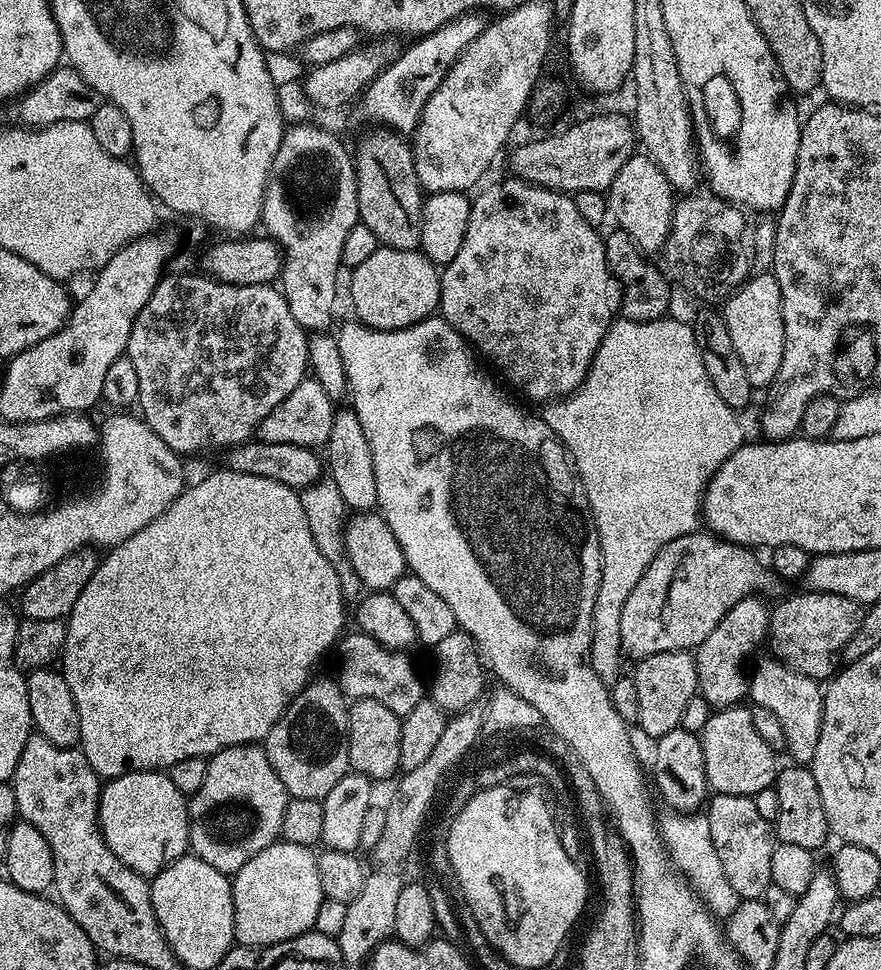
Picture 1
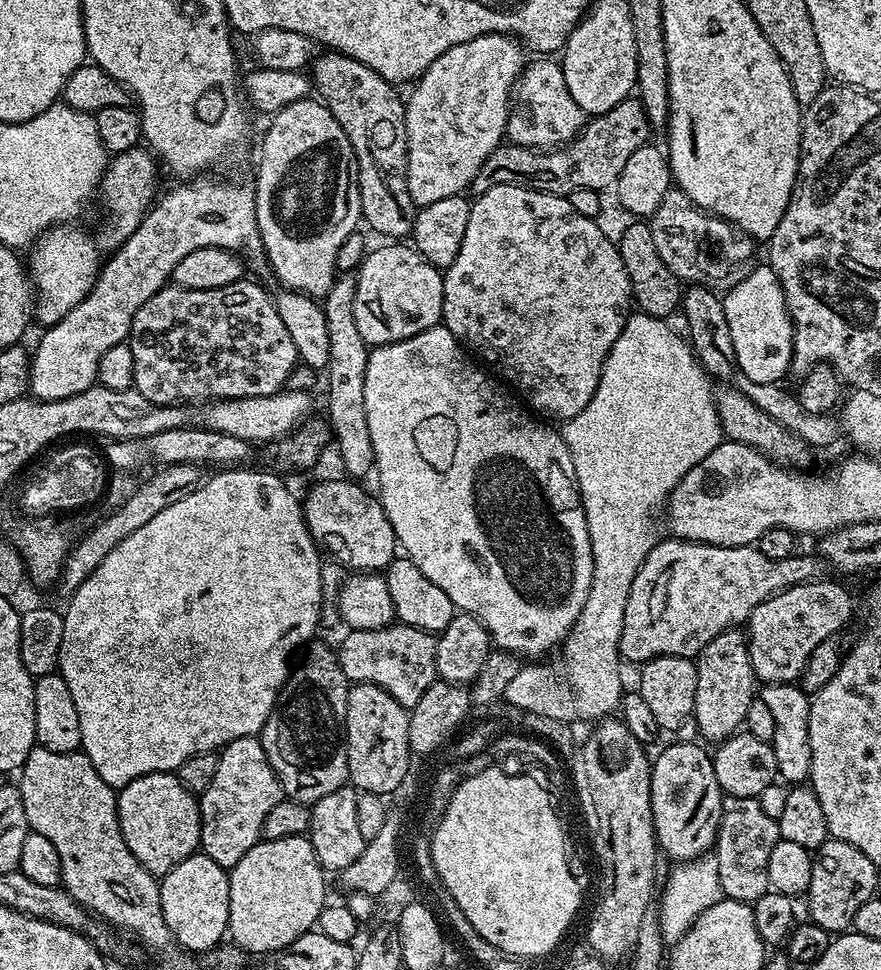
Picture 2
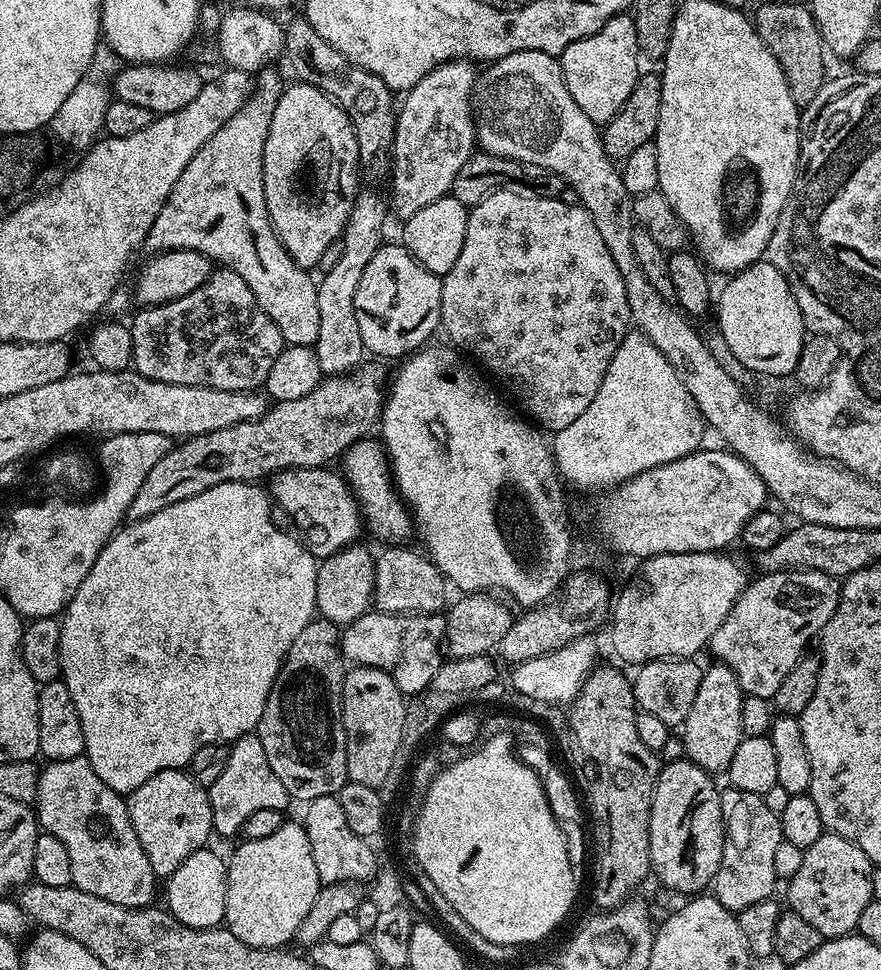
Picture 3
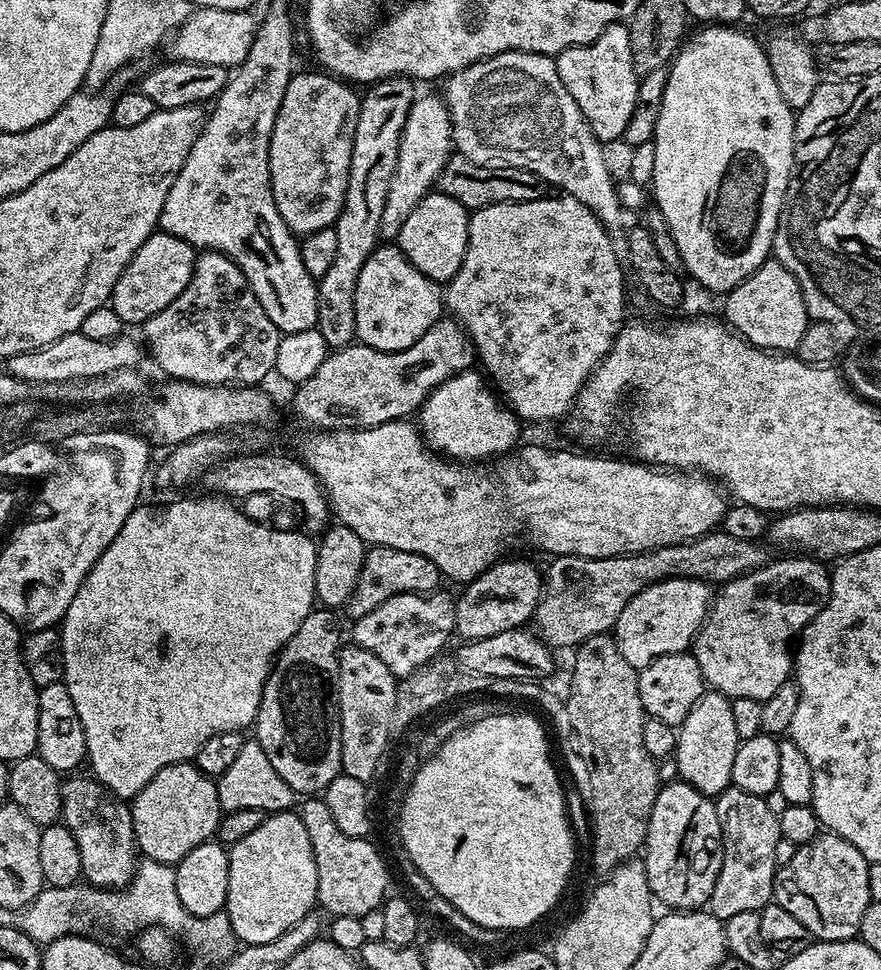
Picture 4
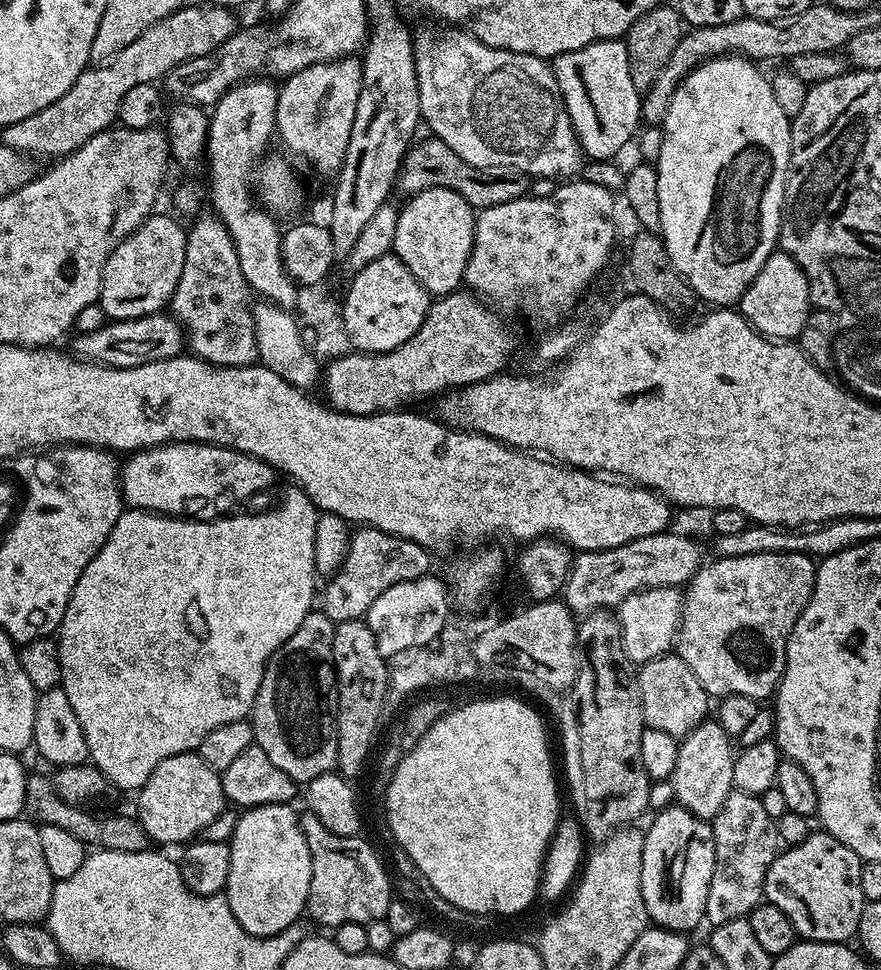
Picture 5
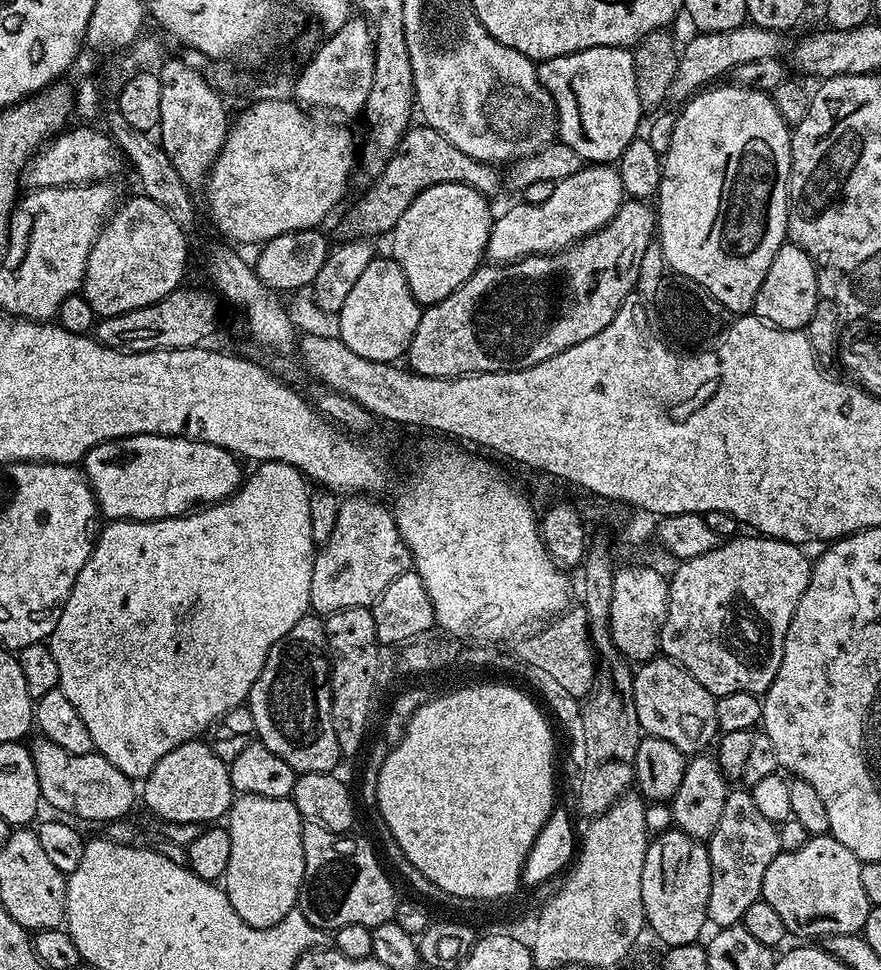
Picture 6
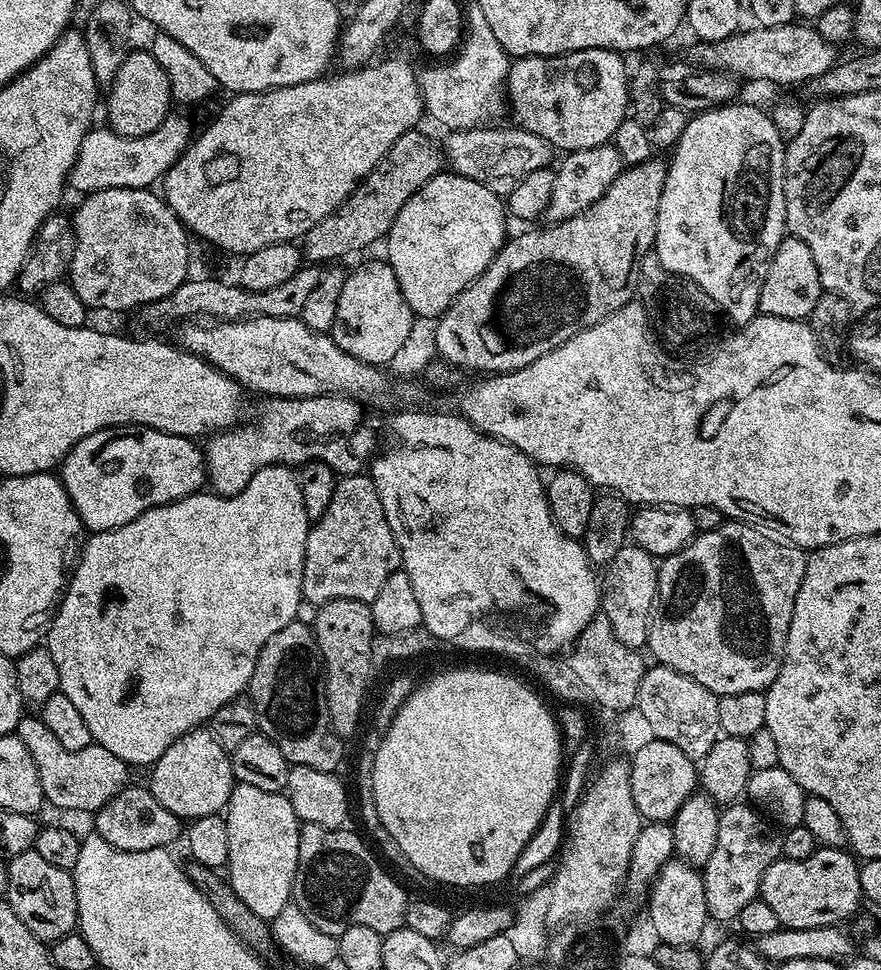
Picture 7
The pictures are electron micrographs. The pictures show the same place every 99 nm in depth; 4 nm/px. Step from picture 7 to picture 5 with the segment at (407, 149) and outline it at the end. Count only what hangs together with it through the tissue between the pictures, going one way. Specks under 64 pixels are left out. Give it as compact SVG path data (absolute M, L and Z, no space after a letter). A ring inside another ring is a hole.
M435 138L427 139L413 143L400 164L398 188L399 191L405 192L405 197L417 196L422 190L445 188L454 190L454 194L462 194L462 198L466 198L466 202L472 209L479 210L521 200L522 197L529 195L530 178L525 172L489 170L470 166L470 162L462 162L462 158L458 158L458 154L454 154L454 150L446 146L446 142Z

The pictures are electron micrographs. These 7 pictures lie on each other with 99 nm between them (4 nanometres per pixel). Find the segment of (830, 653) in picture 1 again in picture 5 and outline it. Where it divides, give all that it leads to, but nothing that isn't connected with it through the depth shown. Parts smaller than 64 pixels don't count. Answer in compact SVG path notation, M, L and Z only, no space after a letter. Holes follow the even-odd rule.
M771 552L770 554L742 554L709 559L693 574L682 592L680 631L675 651L694 670L694 678L702 682L709 697L746 694L757 702L775 693L780 685L786 662L786 642L794 622L802 614L816 581L817 561L802 552Z

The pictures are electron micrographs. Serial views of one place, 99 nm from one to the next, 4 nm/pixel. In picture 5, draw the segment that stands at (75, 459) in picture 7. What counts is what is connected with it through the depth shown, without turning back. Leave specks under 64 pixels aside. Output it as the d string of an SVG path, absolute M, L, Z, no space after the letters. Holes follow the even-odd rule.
M160 444L156 448L145 448L133 452L123 461L119 469L122 481L122 495L128 508L143 508L145 512L155 512L177 518L199 518L215 520L229 515L235 504L264 492L278 479L277 473L266 462L232 448L217 444Z

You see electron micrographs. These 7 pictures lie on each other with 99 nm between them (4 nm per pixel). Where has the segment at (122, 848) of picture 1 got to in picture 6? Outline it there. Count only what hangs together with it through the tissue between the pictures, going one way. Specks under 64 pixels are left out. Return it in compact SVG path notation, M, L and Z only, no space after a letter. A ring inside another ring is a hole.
M200 738L170 750L170 754L166 754L166 758L162 758L162 762L158 762L158 766L154 766L154 770L150 770L150 774L143 781L142 787L144 787L142 800L144 796L145 806L154 815L161 816L161 821L169 824L198 822L205 826L211 825L213 822L219 821L216 820L219 816L220 819L227 817L228 809L232 807L234 799L228 764L222 758L218 758L218 754L214 754L214 750L210 750L208 743Z

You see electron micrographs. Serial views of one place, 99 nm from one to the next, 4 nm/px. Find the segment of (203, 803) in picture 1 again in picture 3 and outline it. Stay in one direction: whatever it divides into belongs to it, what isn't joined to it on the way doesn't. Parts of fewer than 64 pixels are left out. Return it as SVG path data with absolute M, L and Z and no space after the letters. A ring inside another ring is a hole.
M249 734L231 741L228 748L228 761L218 774L218 778L208 788L210 810L212 811L212 831L219 836L236 836L240 827L258 810L284 810L290 804L286 786L282 786L278 774L270 770L270 761L259 736Z

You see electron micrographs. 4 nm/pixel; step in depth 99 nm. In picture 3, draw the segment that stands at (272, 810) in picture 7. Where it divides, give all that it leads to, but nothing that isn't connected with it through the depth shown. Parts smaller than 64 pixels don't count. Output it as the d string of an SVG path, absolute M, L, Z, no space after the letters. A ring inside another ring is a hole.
M285 822L274 830L274 834L266 834L266 838L244 840L236 848L232 860L227 861L228 889L226 890L226 910L224 924L234 934L234 938L242 938L255 948L283 948L295 937L298 926L302 926L302 918L314 903L314 894L318 894L321 882L318 870L314 870L314 854L310 854L310 838L306 838L303 823Z

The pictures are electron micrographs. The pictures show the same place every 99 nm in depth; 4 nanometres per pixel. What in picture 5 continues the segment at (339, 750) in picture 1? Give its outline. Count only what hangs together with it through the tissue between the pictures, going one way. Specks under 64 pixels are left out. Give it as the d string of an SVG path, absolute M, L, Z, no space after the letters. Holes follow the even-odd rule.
M313 610L302 618L298 630L278 646L278 650L264 665L262 682L258 686L256 701L250 713L252 729L256 735L254 743L266 750L270 762L278 770L290 774L297 782L307 782L336 768L338 758L338 734L336 733L336 713L334 693L336 691L336 668L332 665L334 650L334 630L336 621L326 618L323 610Z

